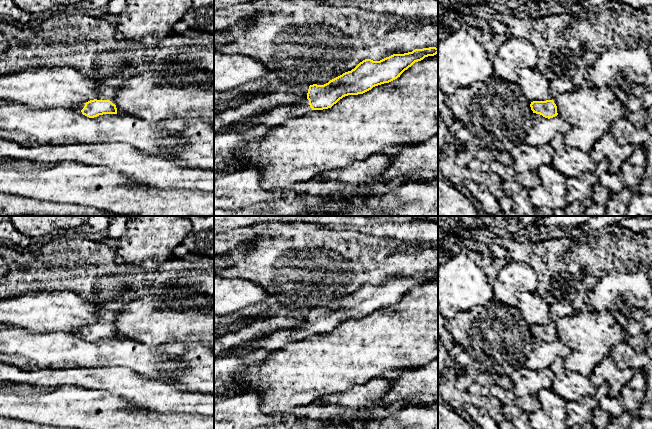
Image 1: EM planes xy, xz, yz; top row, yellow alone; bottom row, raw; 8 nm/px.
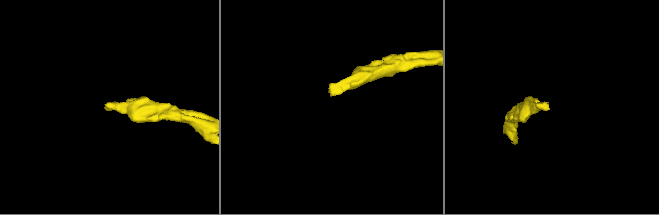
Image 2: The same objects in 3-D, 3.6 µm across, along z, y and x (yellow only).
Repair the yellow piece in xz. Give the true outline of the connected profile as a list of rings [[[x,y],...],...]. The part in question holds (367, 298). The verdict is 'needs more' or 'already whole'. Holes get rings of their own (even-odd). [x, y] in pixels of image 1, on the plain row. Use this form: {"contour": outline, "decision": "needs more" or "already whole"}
{"contour": [[[429,271],[423,273],[415,273],[412,276],[404,278],[393,278],[380,285],[373,285],[371,283],[365,283],[360,286],[351,295],[345,296],[342,299],[330,304],[324,309],[313,308],[309,310],[307,323],[292,329],[283,329],[258,340],[258,347],[248,351],[243,355],[235,355],[231,353],[231,350],[221,353],[214,358],[214,401],[219,396],[229,392],[243,392],[245,386],[235,379],[237,370],[242,367],[257,367],[263,364],[271,355],[285,348],[291,343],[303,341],[313,334],[323,334],[331,332],[340,323],[348,319],[363,318],[373,311],[389,307],[398,301],[411,291],[415,286],[423,284],[425,281],[434,280],[438,277],[438,272]]], "decision": "needs more"}

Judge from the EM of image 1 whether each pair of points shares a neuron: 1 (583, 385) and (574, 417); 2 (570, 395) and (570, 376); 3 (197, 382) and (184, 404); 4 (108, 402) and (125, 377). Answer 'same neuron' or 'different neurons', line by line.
1: different neurons
2: same neuron
3: different neurons
4: different neurons

